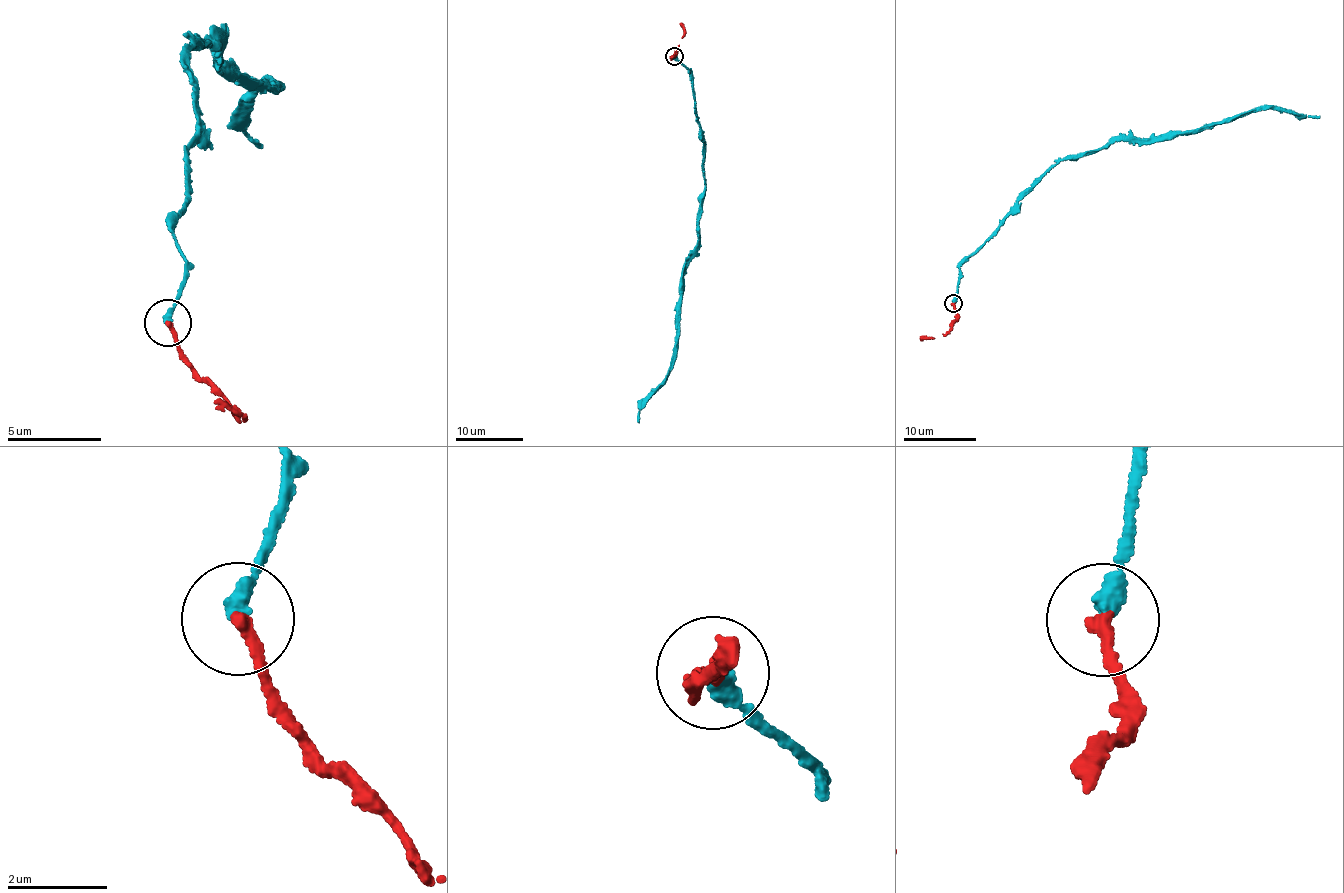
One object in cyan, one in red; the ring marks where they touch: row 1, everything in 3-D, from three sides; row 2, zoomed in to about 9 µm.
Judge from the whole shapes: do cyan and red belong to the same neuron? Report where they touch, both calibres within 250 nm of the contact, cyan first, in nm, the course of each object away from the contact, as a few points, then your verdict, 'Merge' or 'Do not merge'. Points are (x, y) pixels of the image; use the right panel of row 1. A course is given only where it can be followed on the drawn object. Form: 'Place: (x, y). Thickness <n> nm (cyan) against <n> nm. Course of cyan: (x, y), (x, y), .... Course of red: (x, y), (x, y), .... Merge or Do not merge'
Place: (953, 303). Thickness 360 nm (cyan) against 260 nm. Course of cyan: (953, 302), (960, 267), (999, 226), (1021, 192), (1060, 161), (1120, 140), (1154, 139), (1268, 108), (1320, 117). Course of red: (953, 304), (956, 316), (949, 332), (923, 340), (920, 336). Merge

